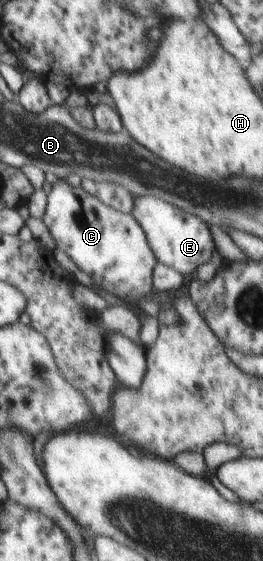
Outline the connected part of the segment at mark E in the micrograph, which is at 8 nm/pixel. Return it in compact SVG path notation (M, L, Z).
M134 196L135 209L132 213L145 230L151 249L158 262L175 268L181 274L195 274L199 268L211 261L211 254L216 250L209 226L203 218L185 212L170 201L155 196Z

